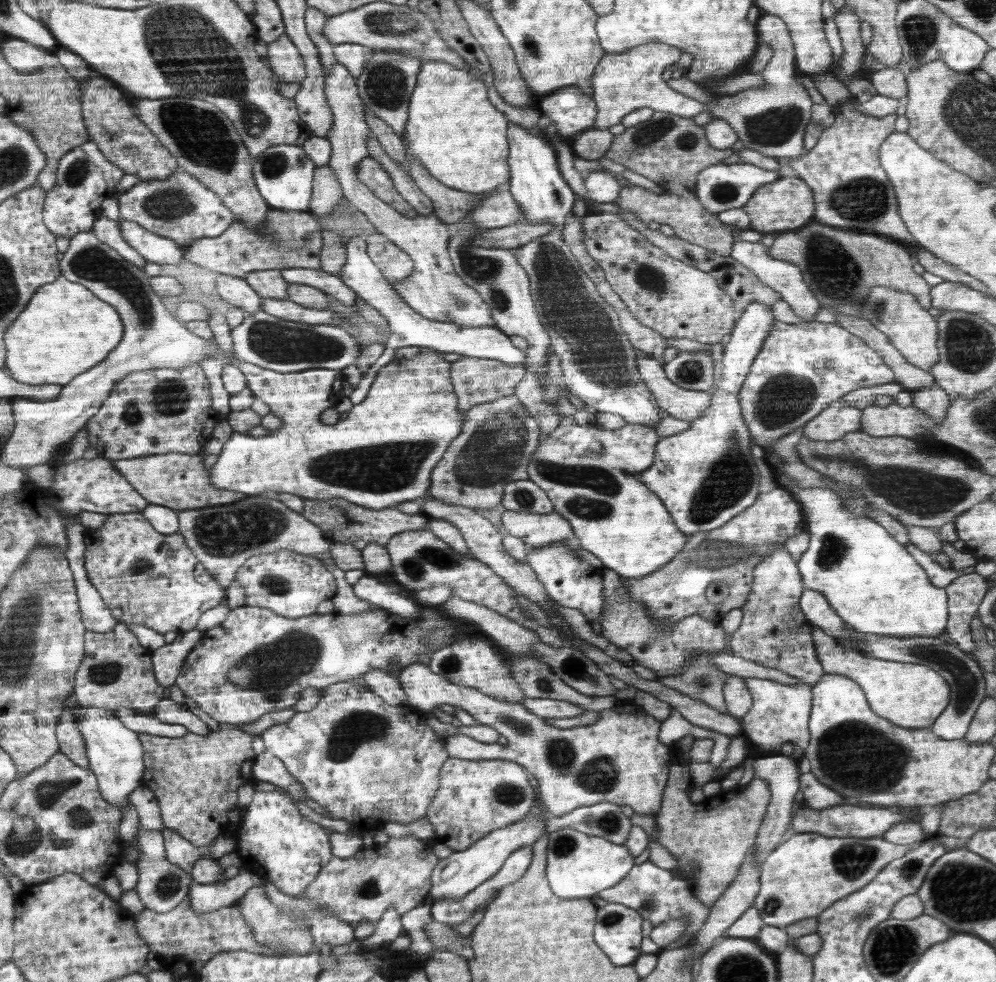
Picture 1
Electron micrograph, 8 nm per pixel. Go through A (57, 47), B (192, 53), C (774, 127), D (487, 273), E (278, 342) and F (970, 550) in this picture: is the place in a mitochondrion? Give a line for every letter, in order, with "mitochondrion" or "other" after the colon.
A: other
B: mitochondrion
C: mitochondrion
D: mitochondrion
E: mitochondrion
F: other

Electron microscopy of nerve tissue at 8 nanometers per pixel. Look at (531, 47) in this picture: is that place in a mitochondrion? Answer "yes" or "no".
yes

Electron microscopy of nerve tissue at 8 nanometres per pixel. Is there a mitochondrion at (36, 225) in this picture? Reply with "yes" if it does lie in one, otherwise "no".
no

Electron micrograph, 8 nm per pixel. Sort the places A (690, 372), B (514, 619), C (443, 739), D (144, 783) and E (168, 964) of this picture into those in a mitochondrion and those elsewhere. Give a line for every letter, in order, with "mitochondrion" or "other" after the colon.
A: mitochondrion
B: other
C: other
D: other
E: other

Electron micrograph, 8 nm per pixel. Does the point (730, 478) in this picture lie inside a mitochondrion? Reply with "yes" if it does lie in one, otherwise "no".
yes

